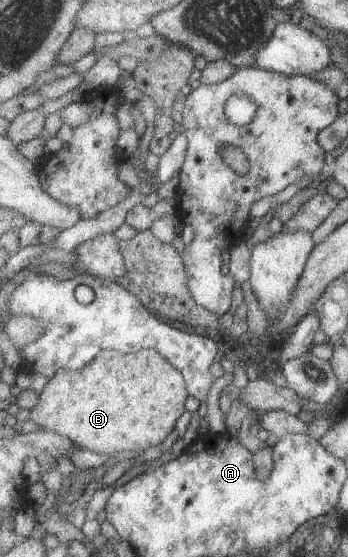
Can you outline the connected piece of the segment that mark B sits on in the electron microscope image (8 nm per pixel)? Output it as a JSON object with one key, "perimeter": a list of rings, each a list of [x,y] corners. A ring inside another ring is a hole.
{"perimeter":[[[115,349],[101,351],[85,368],[60,368],[40,393],[40,401],[30,410],[29,420],[42,429],[68,436],[80,448],[100,452],[107,457],[127,450],[147,450],[163,444],[185,414],[189,398],[188,384],[181,369],[175,368],[157,349],[125,354]]]}

